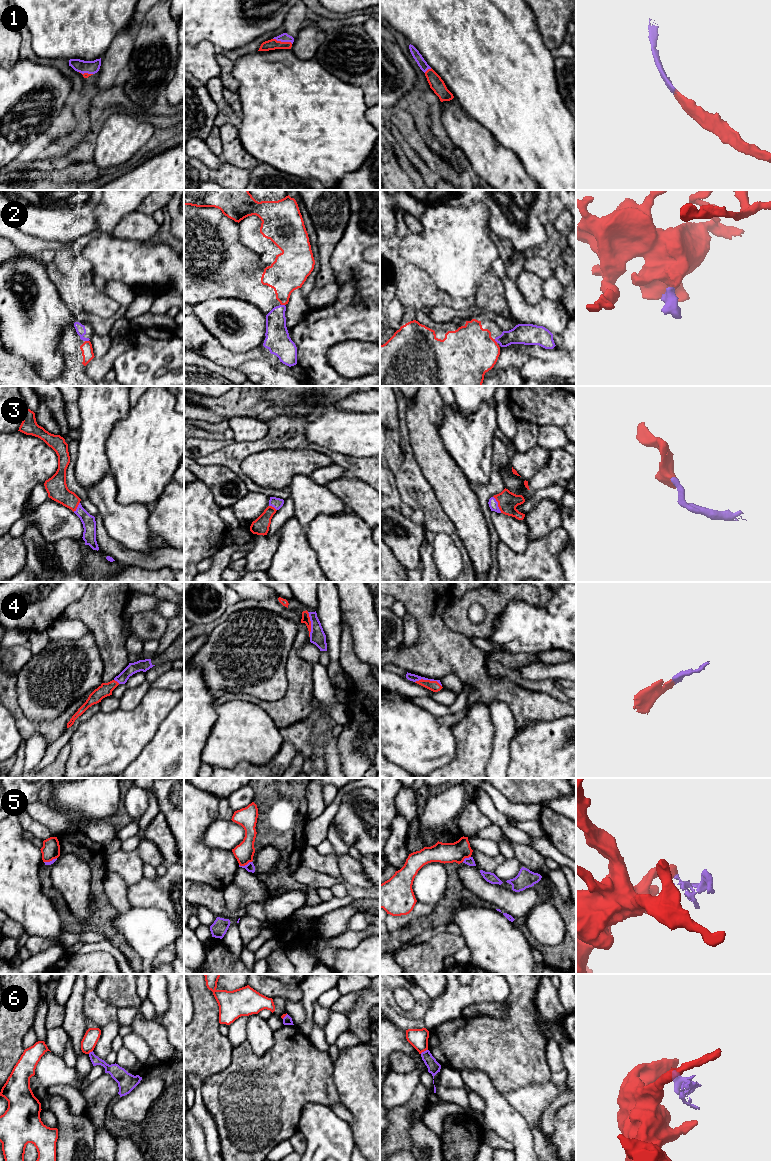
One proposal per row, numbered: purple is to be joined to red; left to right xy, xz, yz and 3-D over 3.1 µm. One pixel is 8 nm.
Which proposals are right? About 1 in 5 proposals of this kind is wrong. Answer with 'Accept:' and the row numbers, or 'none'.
Accept: 1, 2, 3, 4

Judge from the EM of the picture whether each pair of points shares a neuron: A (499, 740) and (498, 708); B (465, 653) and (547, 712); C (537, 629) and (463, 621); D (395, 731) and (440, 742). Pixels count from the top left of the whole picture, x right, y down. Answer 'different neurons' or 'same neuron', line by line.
A: same neuron
B: same neuron
C: different neurons
D: same neuron

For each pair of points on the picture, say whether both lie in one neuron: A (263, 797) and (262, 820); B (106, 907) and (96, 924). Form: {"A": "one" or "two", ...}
{"A": "one", "B": "one"}

